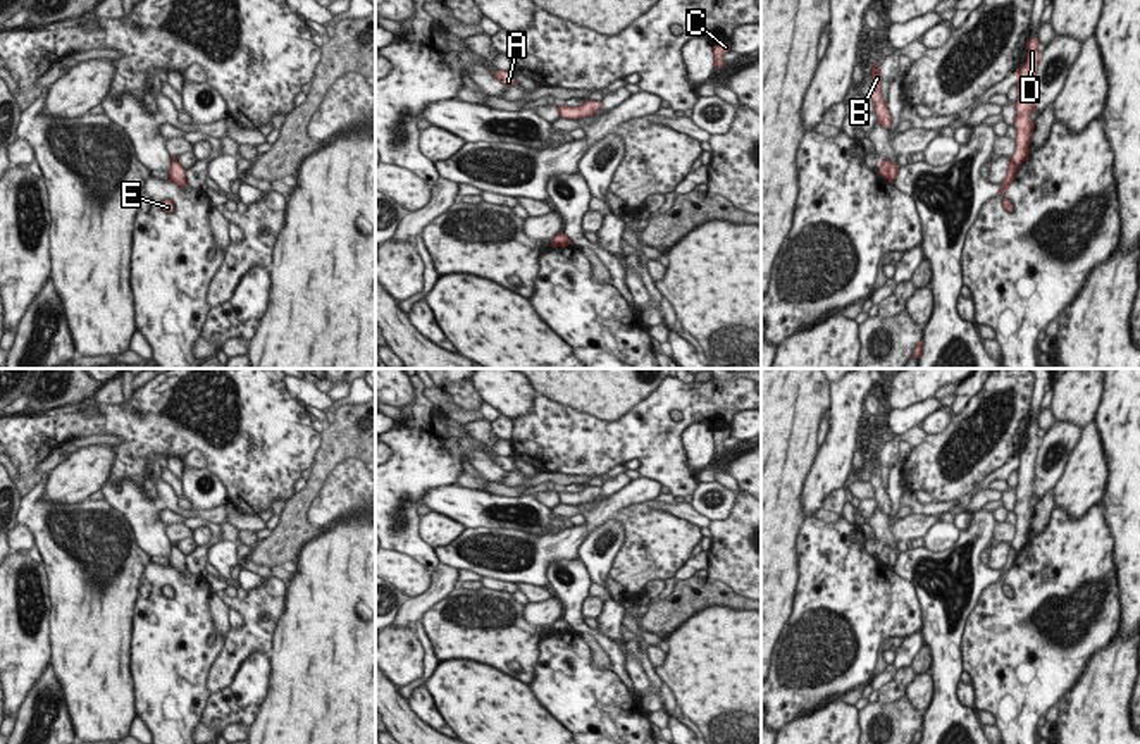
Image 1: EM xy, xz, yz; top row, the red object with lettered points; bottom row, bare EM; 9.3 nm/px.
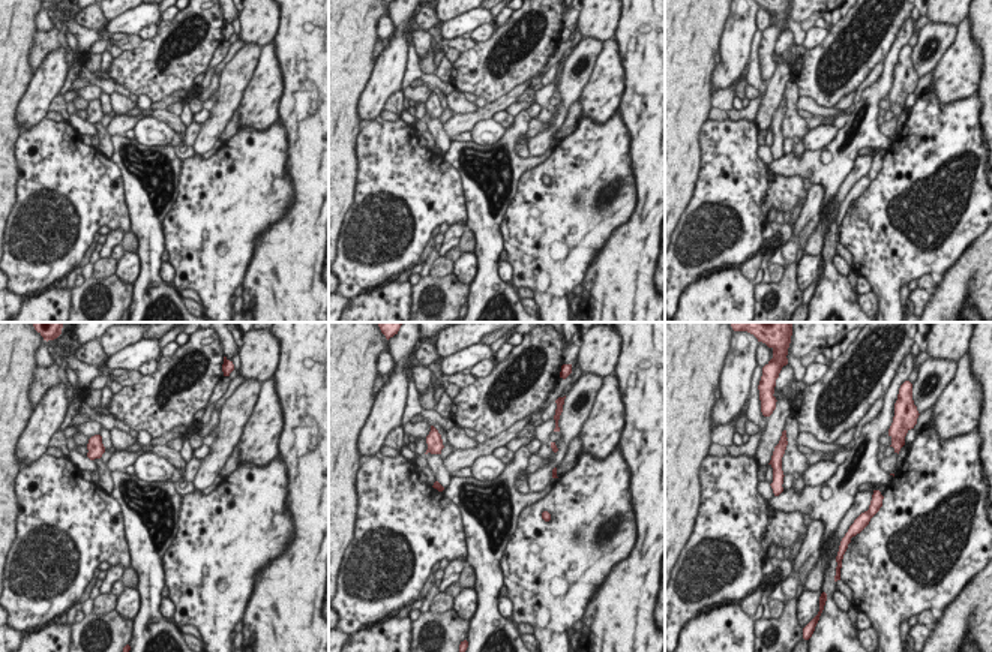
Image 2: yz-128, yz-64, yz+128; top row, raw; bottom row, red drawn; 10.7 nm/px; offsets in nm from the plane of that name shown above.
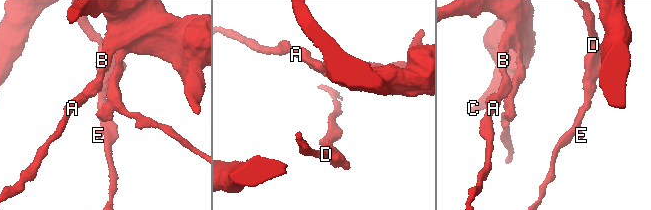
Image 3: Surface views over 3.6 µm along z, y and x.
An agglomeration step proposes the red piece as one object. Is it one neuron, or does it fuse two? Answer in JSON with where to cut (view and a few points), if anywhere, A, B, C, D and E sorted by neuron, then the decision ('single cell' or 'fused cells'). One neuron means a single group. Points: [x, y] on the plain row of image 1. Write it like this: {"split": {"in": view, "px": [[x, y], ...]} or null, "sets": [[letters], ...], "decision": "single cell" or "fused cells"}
{"split": {"in": "yz", "px": [[1011, 545], [1016, 553]]}, "sets": [["A", "B", "C", "D"], ["E"]], "decision": "fused cells"}

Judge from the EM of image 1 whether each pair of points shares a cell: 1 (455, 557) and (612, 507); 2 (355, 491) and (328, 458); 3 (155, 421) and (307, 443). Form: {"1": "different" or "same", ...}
{"1": "same", "2": "different", "3": "same"}

